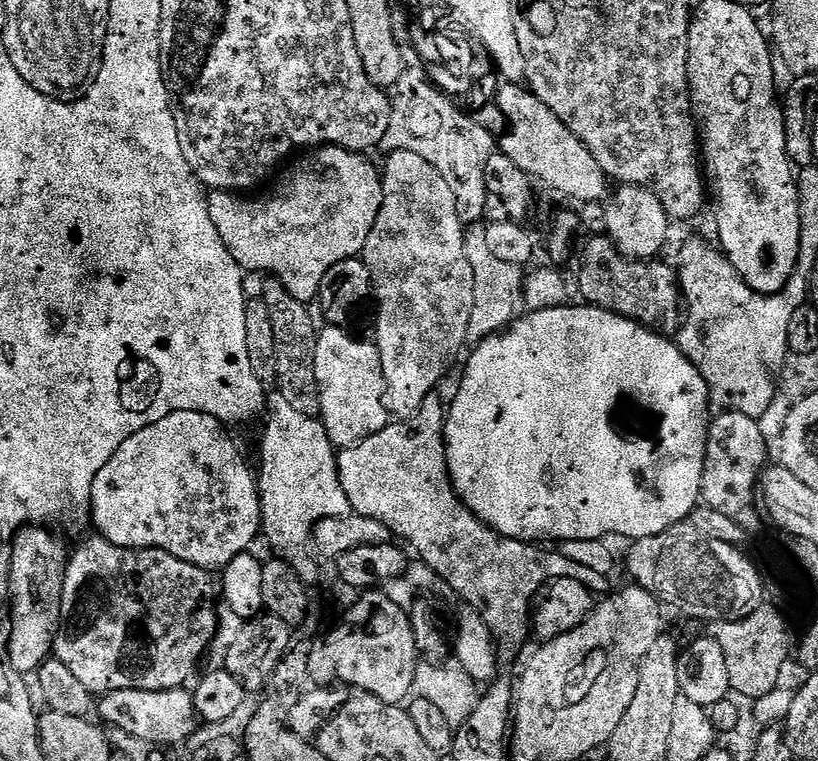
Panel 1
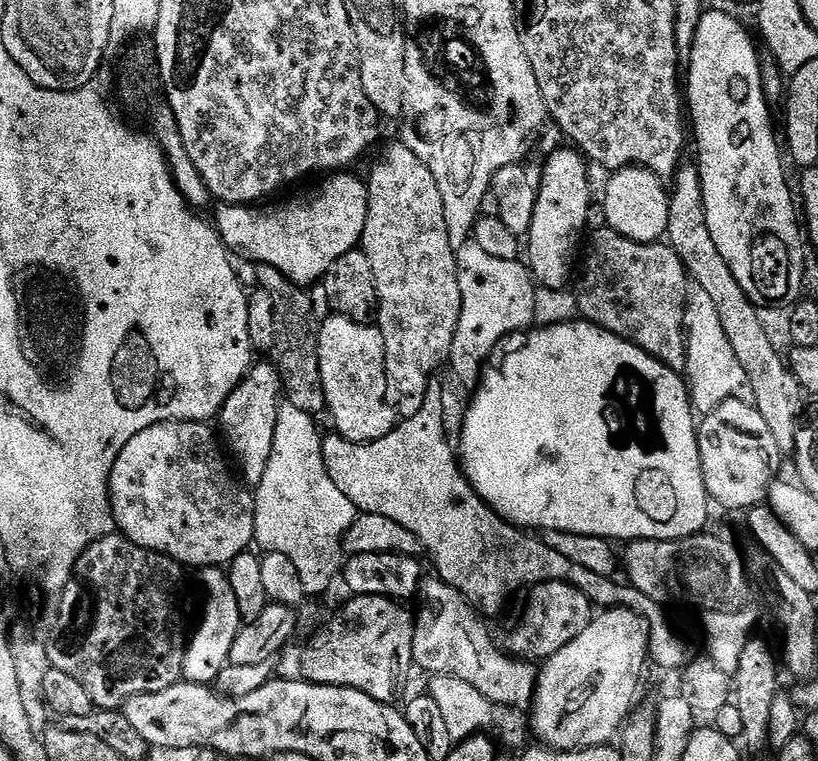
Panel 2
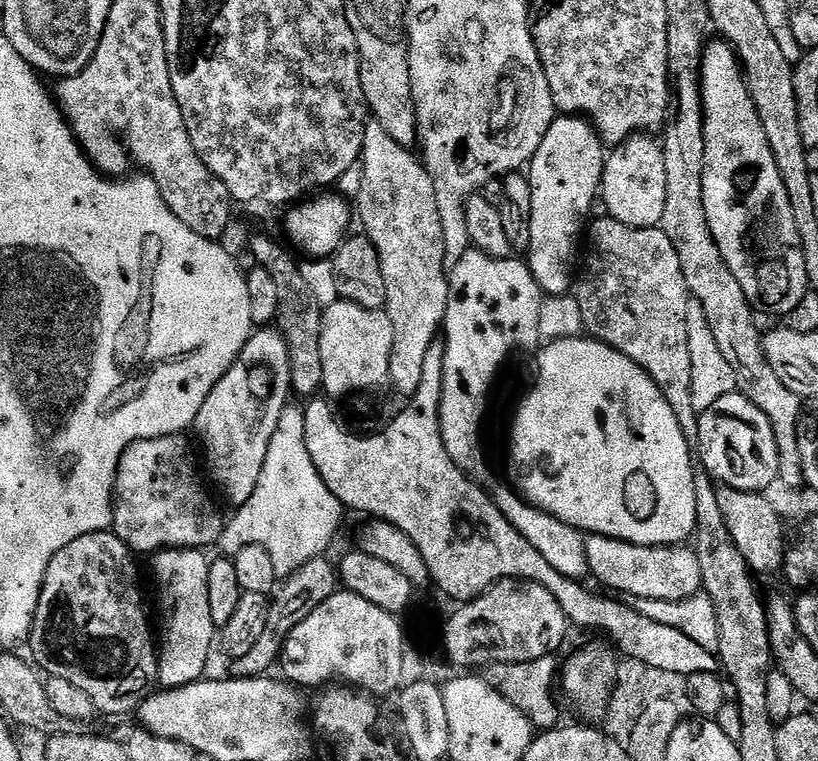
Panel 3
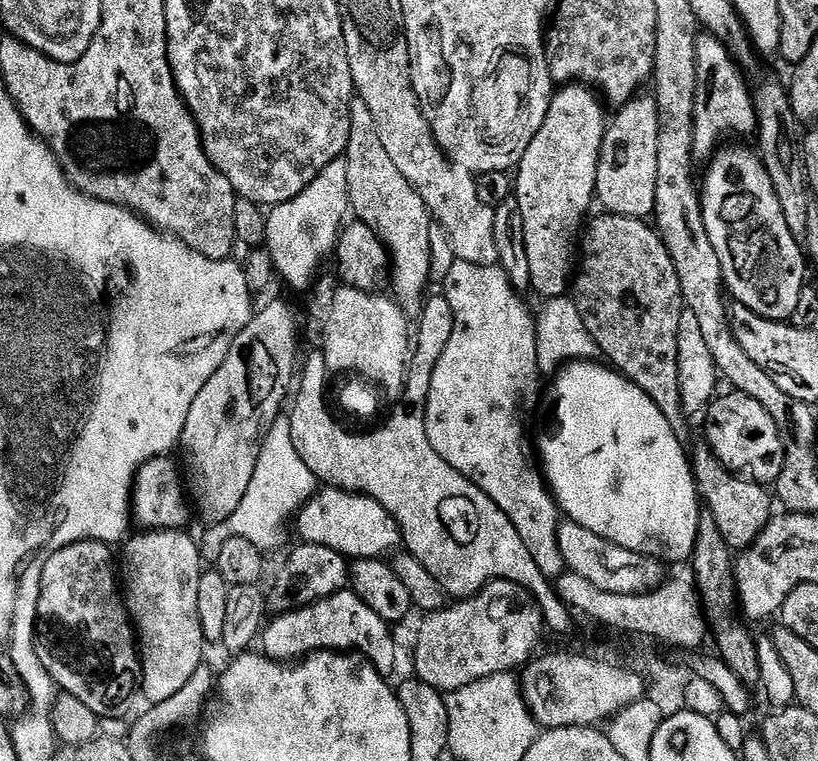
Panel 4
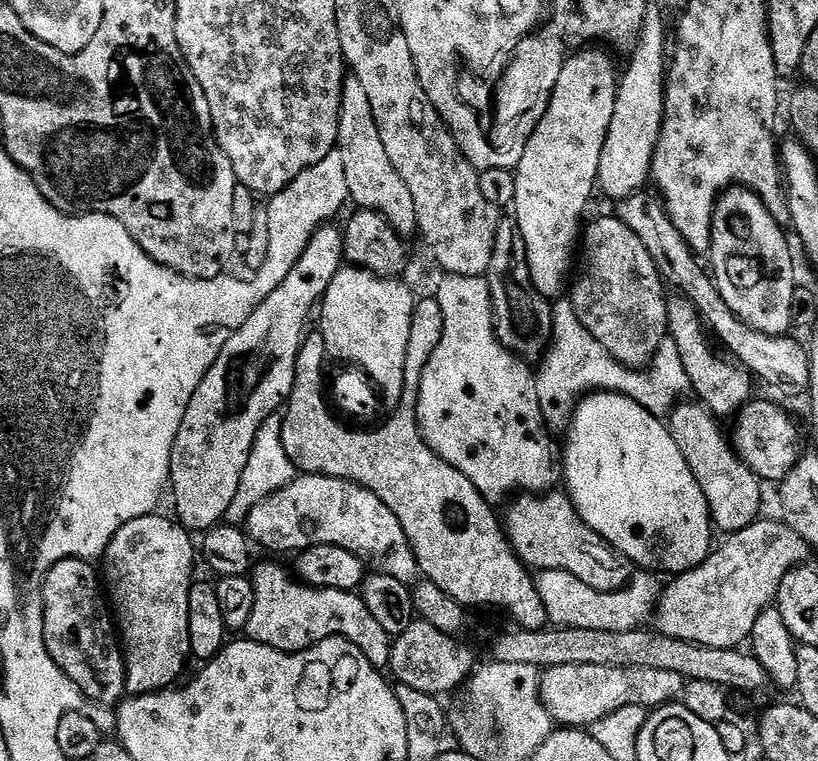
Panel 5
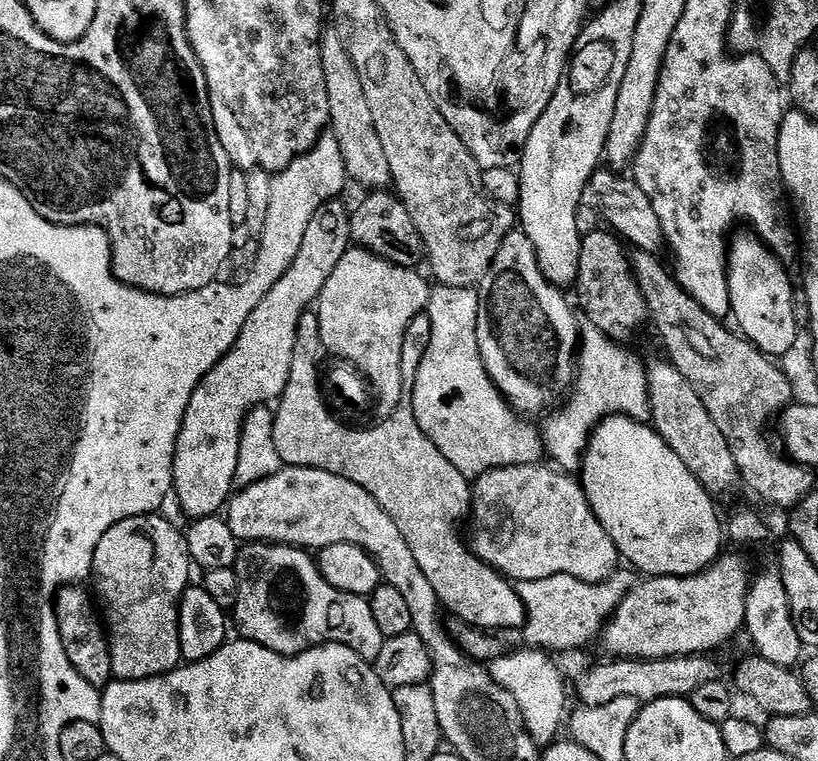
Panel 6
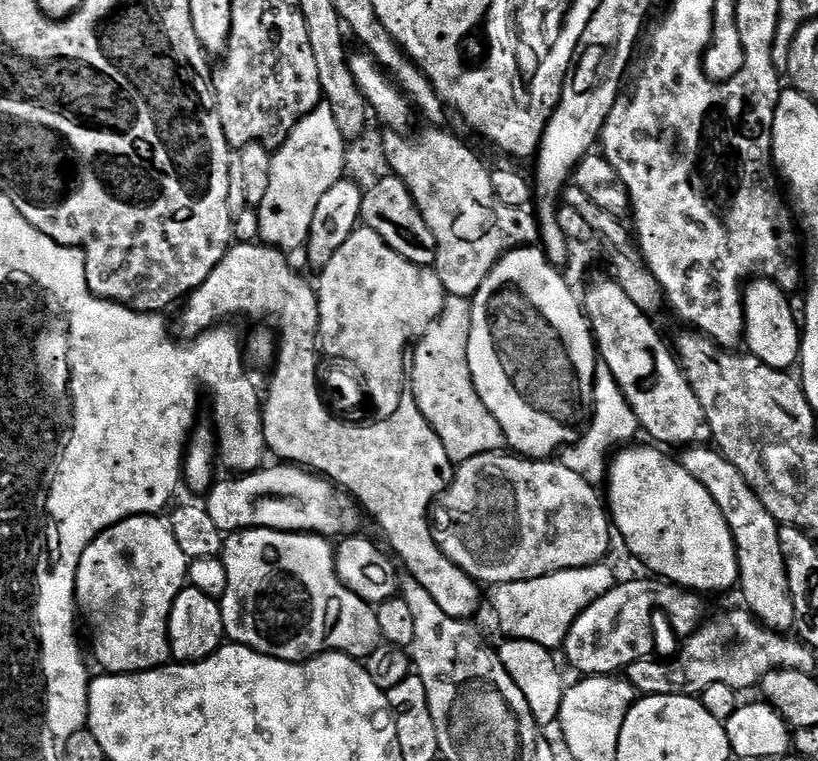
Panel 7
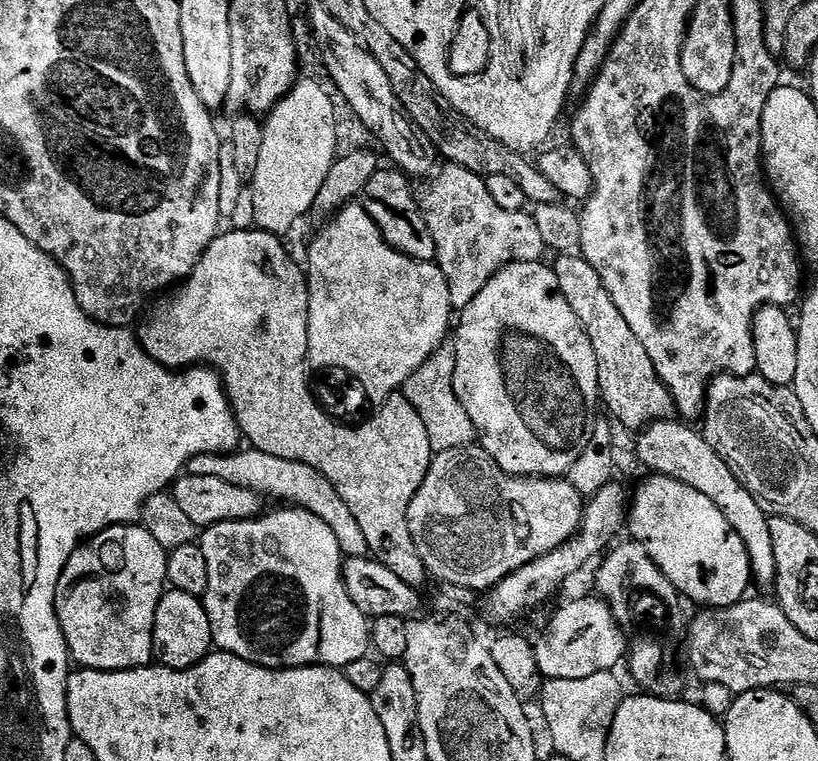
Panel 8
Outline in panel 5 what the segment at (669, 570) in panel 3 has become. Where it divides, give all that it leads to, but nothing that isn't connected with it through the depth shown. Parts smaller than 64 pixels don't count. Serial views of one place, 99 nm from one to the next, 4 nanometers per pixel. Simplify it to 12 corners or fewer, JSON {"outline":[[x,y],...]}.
{"outline":[[517,495],[504,533],[532,570],[617,592],[633,564],[572,497]]}

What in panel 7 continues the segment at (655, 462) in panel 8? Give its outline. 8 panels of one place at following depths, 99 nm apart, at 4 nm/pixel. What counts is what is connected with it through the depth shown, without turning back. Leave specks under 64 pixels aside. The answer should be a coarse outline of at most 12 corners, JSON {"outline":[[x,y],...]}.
{"outline":[[712,446],[680,464],[732,531],[743,607],[795,629],[781,525]]}

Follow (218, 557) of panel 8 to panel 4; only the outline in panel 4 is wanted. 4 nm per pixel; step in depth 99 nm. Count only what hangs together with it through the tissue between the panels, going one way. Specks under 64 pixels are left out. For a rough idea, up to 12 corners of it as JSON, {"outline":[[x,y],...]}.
{"outline":[[351,590],[272,619],[269,660],[351,650],[396,664],[389,621]]}

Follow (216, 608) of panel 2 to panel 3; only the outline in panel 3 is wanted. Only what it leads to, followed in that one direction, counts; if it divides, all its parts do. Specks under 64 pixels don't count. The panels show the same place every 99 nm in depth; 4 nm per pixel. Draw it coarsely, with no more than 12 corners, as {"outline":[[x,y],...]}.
{"outline":[[195,548],[151,557],[172,604],[159,641],[165,689],[205,679],[218,629],[211,561]]}

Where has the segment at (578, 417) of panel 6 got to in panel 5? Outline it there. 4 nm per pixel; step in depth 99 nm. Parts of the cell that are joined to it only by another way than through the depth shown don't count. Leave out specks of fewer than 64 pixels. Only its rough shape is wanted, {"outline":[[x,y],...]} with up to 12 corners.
{"outline":[[552,304],[552,338],[535,373],[552,434],[577,404],[617,392],[661,418],[690,392],[675,344],[643,373]]}

